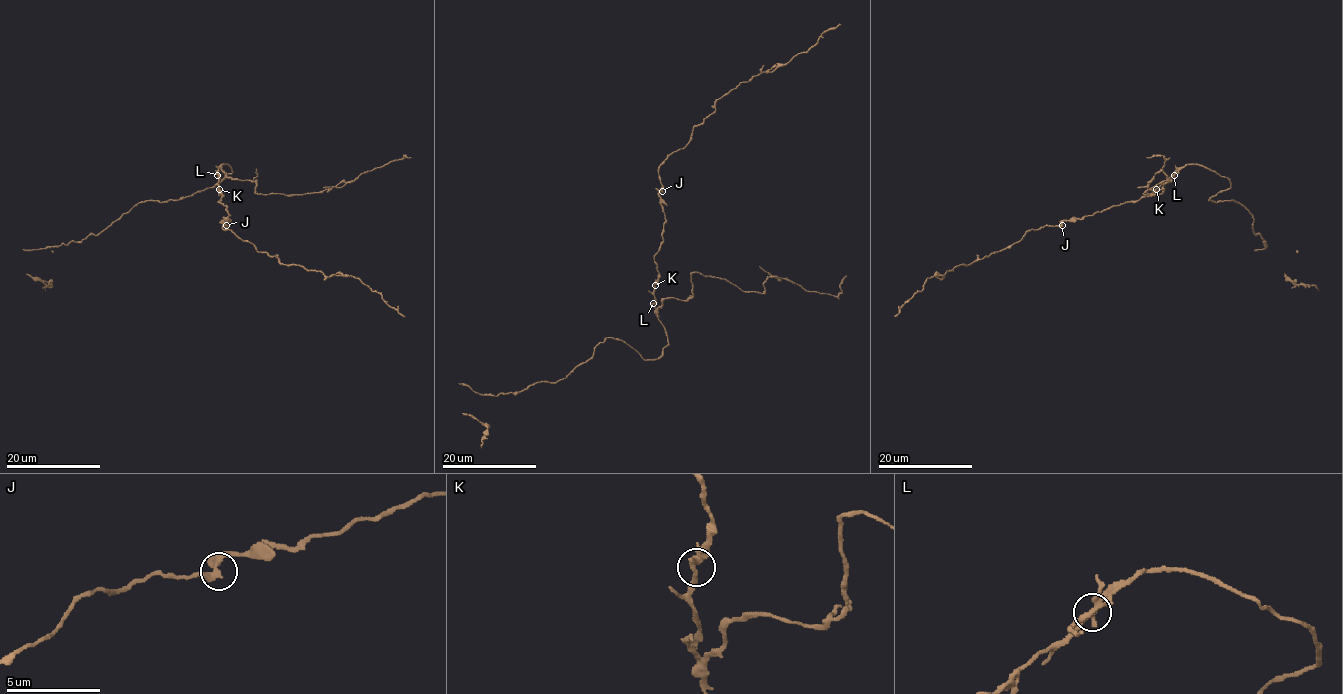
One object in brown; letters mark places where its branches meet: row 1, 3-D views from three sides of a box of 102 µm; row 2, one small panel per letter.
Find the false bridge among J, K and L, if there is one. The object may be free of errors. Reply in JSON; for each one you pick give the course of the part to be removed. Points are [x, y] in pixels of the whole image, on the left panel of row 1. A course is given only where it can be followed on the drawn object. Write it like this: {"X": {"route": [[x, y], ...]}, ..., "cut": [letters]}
{"cut": ["L"]}

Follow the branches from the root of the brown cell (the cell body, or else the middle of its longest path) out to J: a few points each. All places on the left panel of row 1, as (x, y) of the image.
J: (219, 186), (222, 197), (218, 201), (226, 207), (229, 215), (224, 220), (226, 225)

